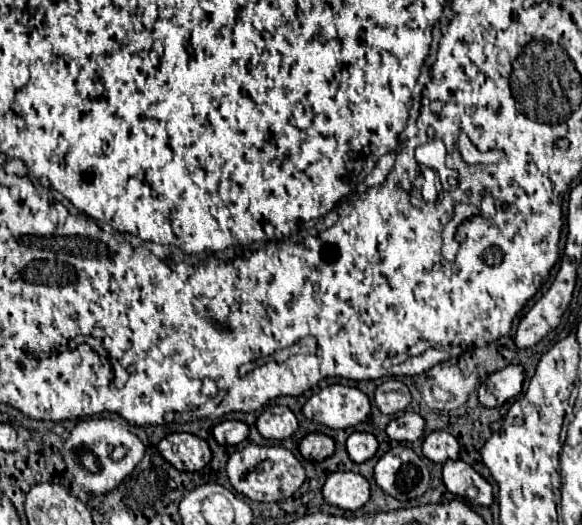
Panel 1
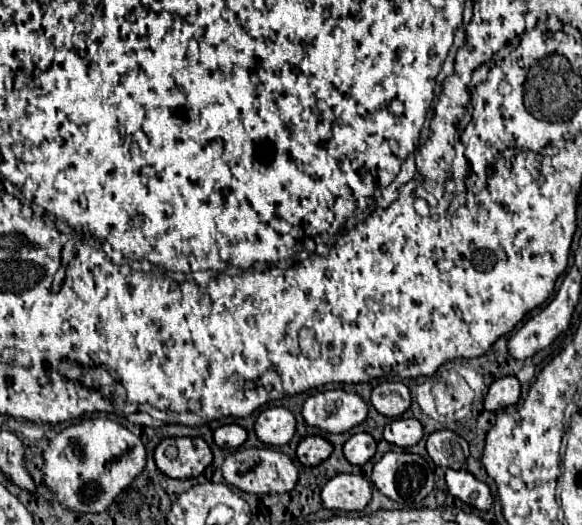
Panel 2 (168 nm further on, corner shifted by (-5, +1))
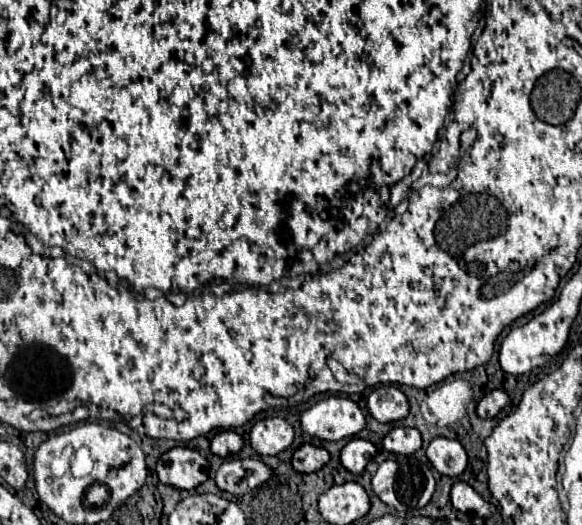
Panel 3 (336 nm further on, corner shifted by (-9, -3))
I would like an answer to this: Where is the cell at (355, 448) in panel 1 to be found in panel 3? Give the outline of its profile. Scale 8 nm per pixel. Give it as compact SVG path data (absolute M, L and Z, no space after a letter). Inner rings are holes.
M351 439L343 449L341 449L341 465L351 471L351 473L363 473L365 465L373 459L375 455L375 445L365 439Z

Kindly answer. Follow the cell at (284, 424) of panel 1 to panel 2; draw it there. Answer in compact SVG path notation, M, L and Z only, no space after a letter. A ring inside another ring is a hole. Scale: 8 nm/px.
M285 407L263 409L255 421L255 433L267 445L285 445L295 435L295 417Z

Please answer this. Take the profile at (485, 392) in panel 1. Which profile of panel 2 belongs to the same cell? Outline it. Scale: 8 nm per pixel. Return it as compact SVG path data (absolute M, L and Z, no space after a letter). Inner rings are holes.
M515 375L501 377L489 387L487 397L485 397L485 409L487 411L499 411L499 409L511 407L519 401L519 395L521 395L519 379Z

